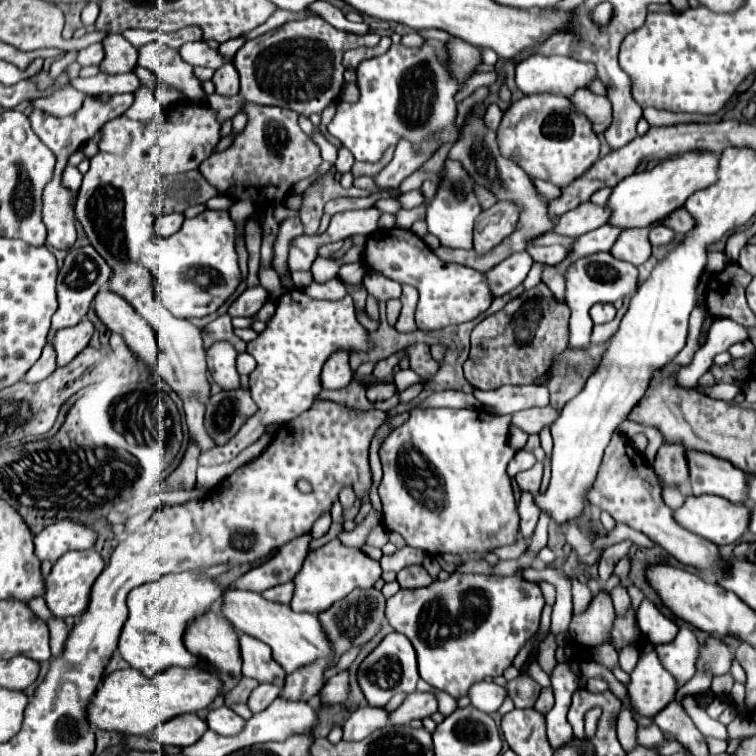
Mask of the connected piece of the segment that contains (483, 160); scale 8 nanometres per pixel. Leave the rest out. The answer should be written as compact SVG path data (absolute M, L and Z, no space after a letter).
M470 113L466 123L462 125L462 137L452 145L452 149L448 151L446 159L456 159L462 163L462 167L468 171L468 175L474 179L476 185L486 187L498 201L512 201L520 207L520 219L516 225L516 231L512 231L512 235L508 235L498 247L494 247L490 253L486 255L476 255L474 251L464 251L464 249L448 249L448 247L438 247L434 253L442 259L442 261L450 261L450 263L460 263L460 265L468 265L476 271L488 271L490 267L498 265L500 261L504 261L508 255L516 253L516 251L524 251L528 247L530 241L538 239L540 235L552 231L554 227L554 219L548 215L548 203L540 197L540 193L536 191L532 179L512 161L504 159L500 155L498 143L496 143L496 131L486 129L484 121L476 117L476 113Z

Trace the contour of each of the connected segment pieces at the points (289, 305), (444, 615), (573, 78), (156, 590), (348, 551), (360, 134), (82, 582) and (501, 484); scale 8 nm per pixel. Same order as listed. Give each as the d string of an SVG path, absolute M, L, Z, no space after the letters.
M294 289L288 291L286 295L282 295L278 299L278 309L274 313L274 317L268 321L268 327L264 333L260 333L254 341L248 343L248 353L256 359L256 369L250 373L250 395L252 399L258 403L258 411L256 415L252 415L244 427L238 431L238 435L234 435L224 447L216 445L208 451L202 451L198 457L198 465L220 465L220 463L228 463L232 461L242 449L246 449L248 445L252 445L266 429L266 425L272 423L288 423L292 419L296 419L300 413L304 413L310 405L314 395L318 395L322 391L320 382L320 374L324 361L330 357L330 353L334 353L336 349L346 349L346 351L366 351L370 349L370 341L368 341L368 333L366 329L358 323L356 315L354 315L354 303L352 297L346 295L342 301L316 301L310 299L304 291Z
M452 573L448 581L434 581L422 589L400 589L388 599L386 619L398 633L404 633L412 641L418 653L420 677L432 687L450 693L454 699L460 699L468 693L472 683L504 673L520 647L538 631L542 607L544 597L540 587L536 583L524 581L518 575L496 577Z
M532 55L518 63L516 85L522 93L558 93L572 95L580 87L588 87L596 75L592 63L582 63L572 57Z
M186 571L178 575L166 575L160 581L146 583L128 593L128 619L120 633L118 651L122 659L136 671L146 677L154 677L156 673L168 667L192 667L198 663L196 655L192 655L184 643L182 635L190 619L208 611L218 599L222 589L214 583L214 579L204 577L202 571Z
M338 539L322 545L320 549L308 553L300 573L294 577L294 597L290 607L294 611L306 611L312 615L318 615L322 611L326 611L332 603L344 599L344 595L348 595L350 591L354 591L356 587L374 587L374 583L380 579L382 569L380 563L376 563L374 559L370 559L368 555L364 555L360 549L354 547L344 547Z
M392 45L392 47L388 49L388 53L360 63L360 67L358 67L358 89L360 89L360 101L358 101L358 103L340 103L340 105L336 107L336 115L334 115L332 123L328 125L328 131L330 131L346 149L350 149L350 153L354 155L356 161L370 161L370 163L376 163L376 161L382 157L382 153L384 153L390 145L396 145L396 143L398 143L400 137L406 137L406 139L412 141L416 147L418 147L422 141L426 141L428 137L436 135L436 133L440 133L440 137L442 137L444 143L454 143L454 141L456 141L458 133L456 133L456 129L454 129L452 125L454 125L454 119L456 119L456 101L454 101L454 95L456 95L458 83L448 75L444 63L436 57L436 53L434 53L434 49L432 49L430 45L422 45L420 49L408 49L408 47L404 47L404 45Z
M70 551L64 553L54 565L50 575L44 579L44 601L48 605L48 609L52 611L54 617L78 617L84 613L84 609L88 607L88 599L90 599L90 589L96 581L96 577L102 573L104 569L104 561L102 557L94 551Z
M414 409L410 419L398 427L380 447L380 461L382 461L382 481L378 485L378 495L382 499L382 507L384 507L384 527L388 531L396 531L404 537L408 547L414 549L422 549L426 553L430 553L432 557L438 555L454 555L458 557L462 563L476 559L482 561L486 555L490 555L494 549L504 547L504 545L512 545L518 539L520 533L520 517L516 515L516 501L514 501L514 493L512 493L512 483L510 477L506 473L506 467L510 463L510 459L514 457L514 451L508 447L508 425L510 425L510 417L494 417L490 413L486 413L484 409Z

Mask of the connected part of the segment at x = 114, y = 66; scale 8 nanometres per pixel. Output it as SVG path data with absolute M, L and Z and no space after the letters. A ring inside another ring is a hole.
M110 33L102 41L102 45L104 45L106 55L100 63L100 69L110 75L120 73L120 67L126 67L126 53L138 53L136 47L132 47L122 35L114 35L114 33Z

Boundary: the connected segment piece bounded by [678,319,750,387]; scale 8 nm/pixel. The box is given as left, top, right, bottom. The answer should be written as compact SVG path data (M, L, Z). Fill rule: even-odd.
M716 319L712 323L710 331L708 331L708 337L706 337L704 345L694 355L692 365L678 371L678 377L680 377L678 381L682 385L696 387L700 375L704 375L712 367L712 361L718 353L724 353L734 343L740 343L740 341L746 341L746 339L750 339L750 335L742 325L738 325L730 319Z

